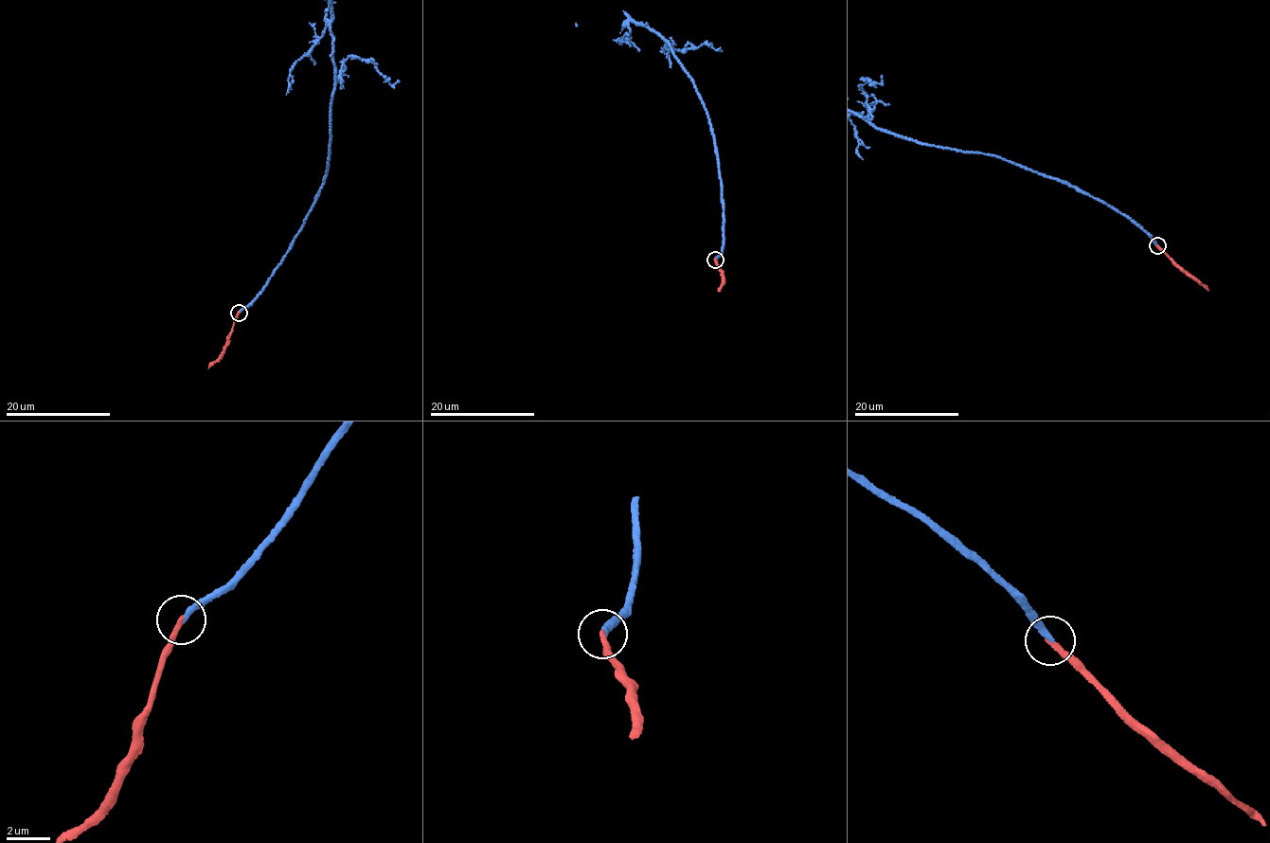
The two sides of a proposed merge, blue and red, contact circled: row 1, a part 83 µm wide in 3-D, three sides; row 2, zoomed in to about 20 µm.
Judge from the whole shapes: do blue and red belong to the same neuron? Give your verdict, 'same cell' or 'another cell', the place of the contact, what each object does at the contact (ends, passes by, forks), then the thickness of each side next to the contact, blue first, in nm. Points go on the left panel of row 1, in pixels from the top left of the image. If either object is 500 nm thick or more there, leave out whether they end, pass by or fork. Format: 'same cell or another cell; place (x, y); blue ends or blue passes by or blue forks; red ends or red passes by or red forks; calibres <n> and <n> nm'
same cell; place (239, 313); blue ends; red ends; calibres 280 and 280 nm

